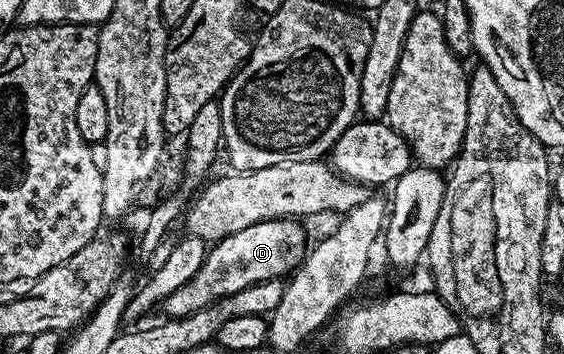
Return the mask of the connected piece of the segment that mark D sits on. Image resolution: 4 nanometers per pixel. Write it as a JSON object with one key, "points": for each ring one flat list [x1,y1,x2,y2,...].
{"points":[[294,217,260,221,256,225,248,225,248,229,240,229,240,233,232,233,219,239,207,250,199,272,165,300,164,309,167,311,165,314,172,319,182,319,185,315,204,310,219,299,225,299,227,295,235,295,257,283,263,283,268,279,279,279,293,272,301,266,308,252,306,231,298,223,301,222]]}

